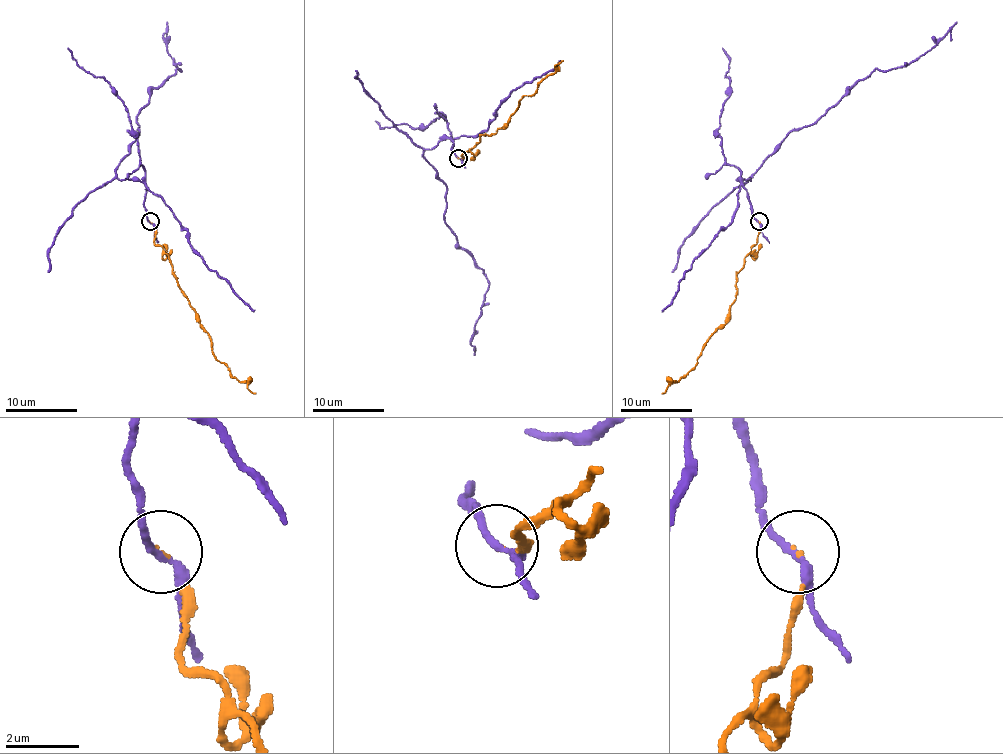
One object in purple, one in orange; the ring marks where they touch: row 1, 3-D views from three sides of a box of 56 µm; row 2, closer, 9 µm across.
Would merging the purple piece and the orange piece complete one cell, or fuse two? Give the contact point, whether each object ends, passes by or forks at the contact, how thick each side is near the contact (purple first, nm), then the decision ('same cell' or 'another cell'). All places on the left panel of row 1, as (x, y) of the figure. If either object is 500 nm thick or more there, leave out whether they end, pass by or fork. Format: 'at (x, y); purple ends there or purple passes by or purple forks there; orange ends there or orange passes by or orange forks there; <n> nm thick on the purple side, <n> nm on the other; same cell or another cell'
at (150, 221); purple passes by; orange ends there; 200 nm thick on the purple side, 50 nm on the other; another cell

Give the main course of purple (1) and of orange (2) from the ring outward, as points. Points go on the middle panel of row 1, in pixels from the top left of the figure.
1: (457, 157), (450, 139), (423, 155), (446, 186), (445, 224), (488, 278), (472, 343), (475, 355)
2: (457, 157), (461, 159), (484, 134), (493, 134), (504, 125), (520, 99), (531, 96), (563, 60)

